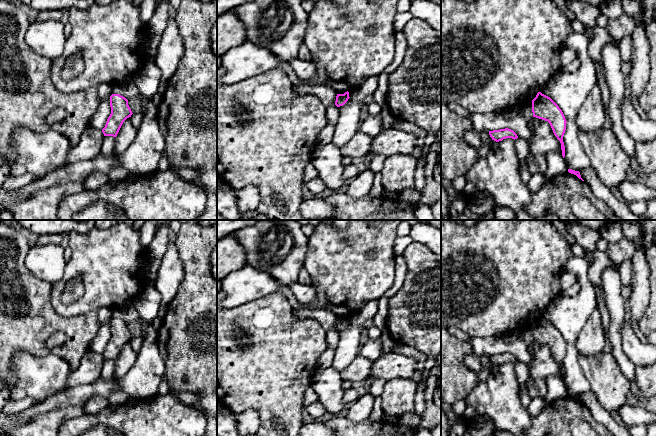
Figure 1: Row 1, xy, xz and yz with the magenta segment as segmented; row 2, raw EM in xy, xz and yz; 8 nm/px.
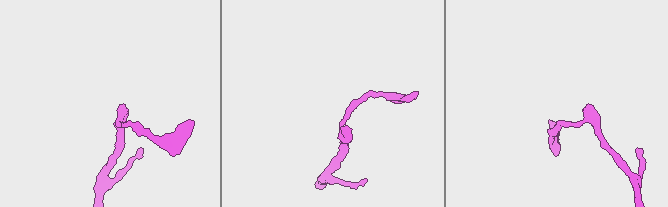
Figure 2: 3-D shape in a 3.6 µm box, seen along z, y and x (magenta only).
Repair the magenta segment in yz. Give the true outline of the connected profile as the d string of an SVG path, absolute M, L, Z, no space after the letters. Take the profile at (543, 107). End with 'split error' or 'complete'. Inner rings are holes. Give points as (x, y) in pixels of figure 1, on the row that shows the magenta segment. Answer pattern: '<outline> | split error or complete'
M538 92L532 100L533 117L548 121L554 135L561 143L562 156L565 157L563 136L566 130L566 119L559 106L548 96Z | complete

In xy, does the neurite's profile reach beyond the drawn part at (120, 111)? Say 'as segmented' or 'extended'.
as segmented

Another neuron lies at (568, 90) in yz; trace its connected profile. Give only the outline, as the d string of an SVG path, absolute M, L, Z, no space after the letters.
M572 32L564 40L566 48L574 49L580 62L579 70L574 73L558 71L540 92L550 97L562 110L566 123L563 136L565 163L568 169L581 171L591 167L578 137L577 113L584 100L596 85L596 70L588 55L589 39L586 35Z

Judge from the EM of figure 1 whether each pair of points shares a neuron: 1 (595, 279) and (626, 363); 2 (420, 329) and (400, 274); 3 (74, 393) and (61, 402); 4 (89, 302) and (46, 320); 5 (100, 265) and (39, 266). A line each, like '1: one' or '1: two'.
1: two
2: two
3: one
4: two
5: two

